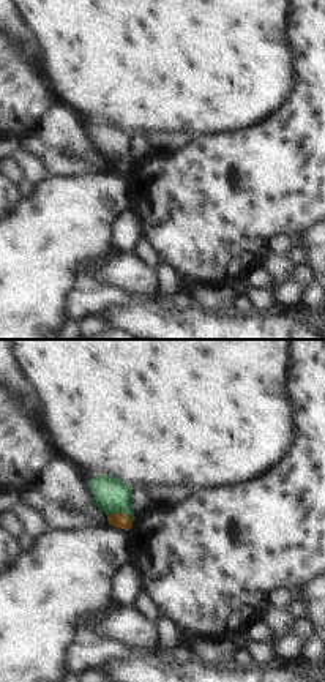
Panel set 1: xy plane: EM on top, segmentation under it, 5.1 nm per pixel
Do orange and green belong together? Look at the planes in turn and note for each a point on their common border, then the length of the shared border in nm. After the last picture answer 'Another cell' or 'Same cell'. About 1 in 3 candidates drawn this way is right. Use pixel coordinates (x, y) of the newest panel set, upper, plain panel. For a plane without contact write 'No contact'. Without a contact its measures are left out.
Touches orange at (120, 160). Shared border 140 nm.

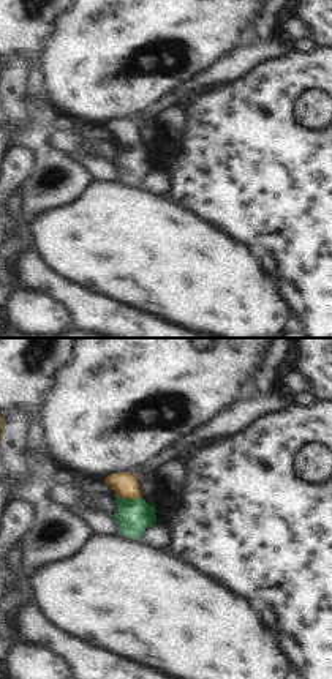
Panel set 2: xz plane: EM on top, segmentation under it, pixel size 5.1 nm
Touches orange at (128, 144). Shared border 130 nm.

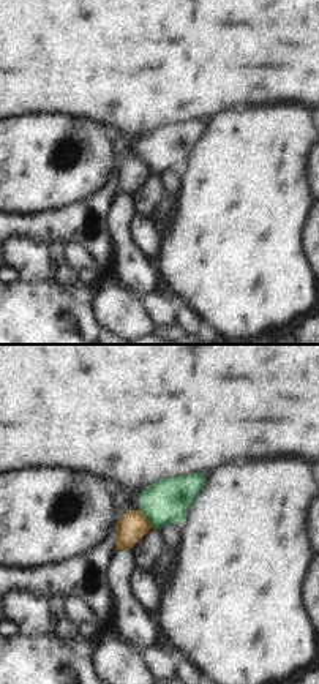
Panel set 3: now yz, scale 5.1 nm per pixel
Touches orange at (146, 165). Shared border 110 nm.

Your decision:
Another cell.

